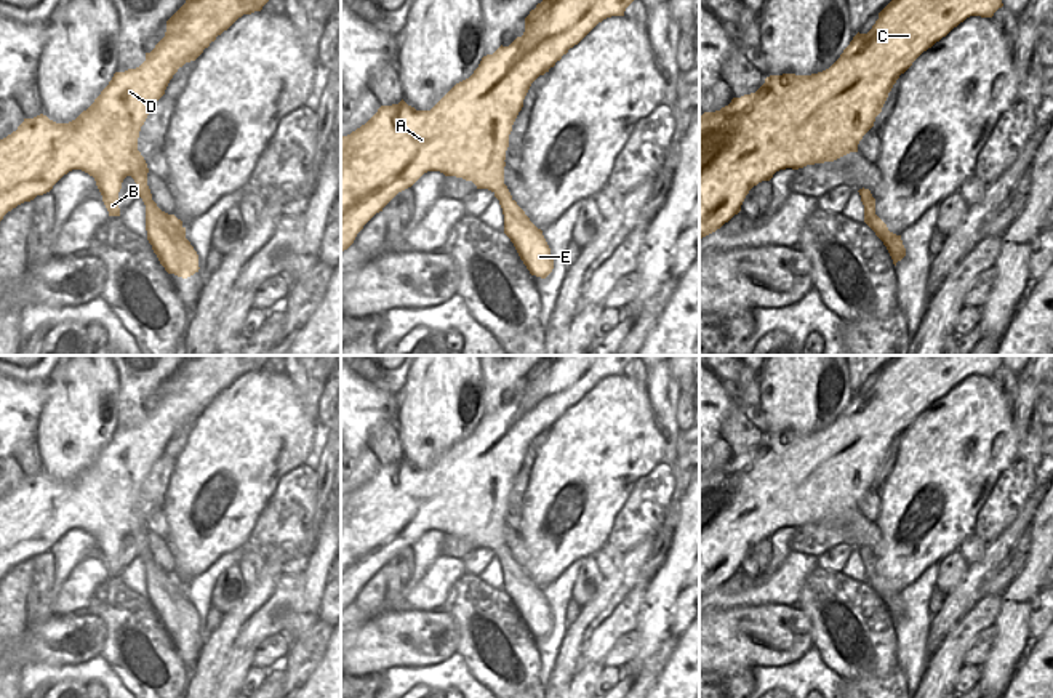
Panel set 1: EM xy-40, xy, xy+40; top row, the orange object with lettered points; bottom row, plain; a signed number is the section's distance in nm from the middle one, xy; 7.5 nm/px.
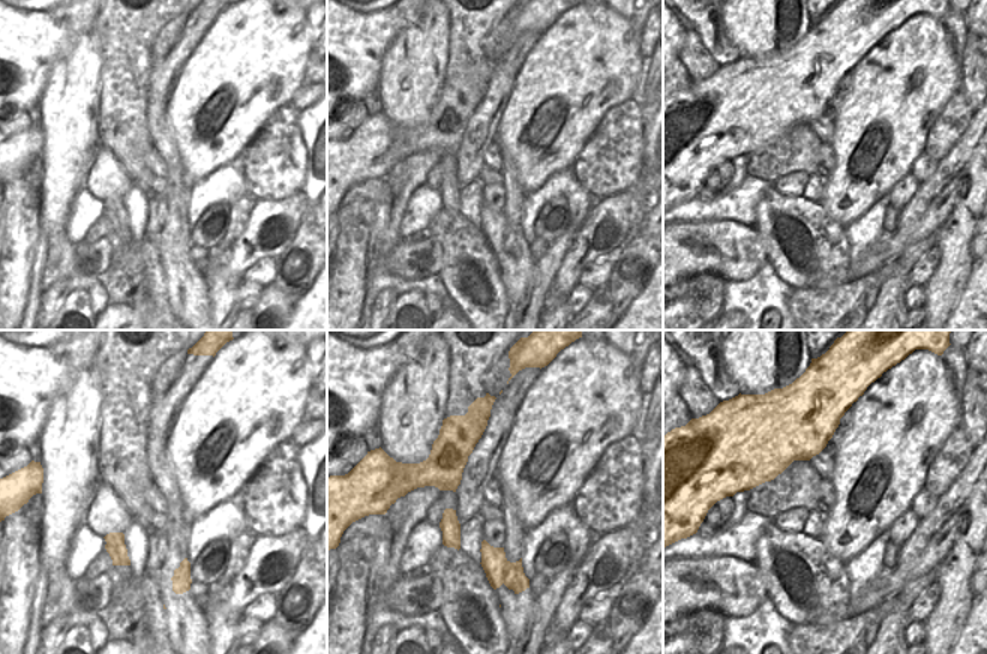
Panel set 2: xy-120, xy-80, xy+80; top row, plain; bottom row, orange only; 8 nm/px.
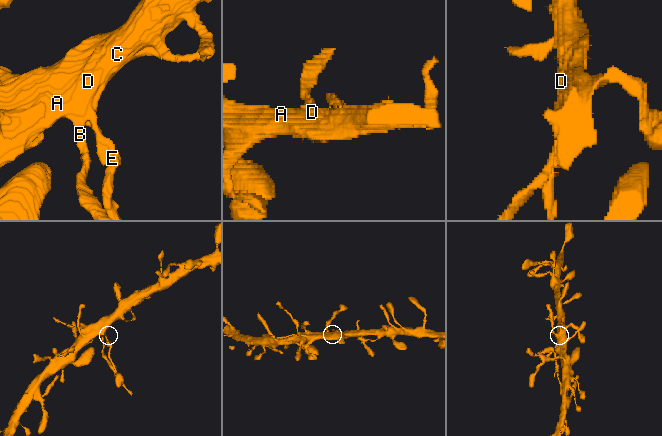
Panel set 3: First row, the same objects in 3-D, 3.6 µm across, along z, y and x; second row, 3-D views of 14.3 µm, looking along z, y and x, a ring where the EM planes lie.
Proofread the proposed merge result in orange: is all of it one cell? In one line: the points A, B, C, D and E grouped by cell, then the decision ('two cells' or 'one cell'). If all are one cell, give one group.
A B C D / E | two cells

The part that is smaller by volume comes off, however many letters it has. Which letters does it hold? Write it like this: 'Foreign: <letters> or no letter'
Foreign: E

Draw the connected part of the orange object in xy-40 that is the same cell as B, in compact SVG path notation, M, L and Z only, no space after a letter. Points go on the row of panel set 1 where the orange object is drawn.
M186 0L166 21L165 37L146 61L125 72L115 72L94 102L69 123L56 123L40 114L24 118L16 131L0 139L0 221L24 202L34 200L53 189L69 171L82 170L94 178L109 216L120 216L118 192L126 176L138 186L138 195L152 202L147 186L147 163L138 150L138 138L152 106L186 62L195 61L243 14L261 11L269 0Z

